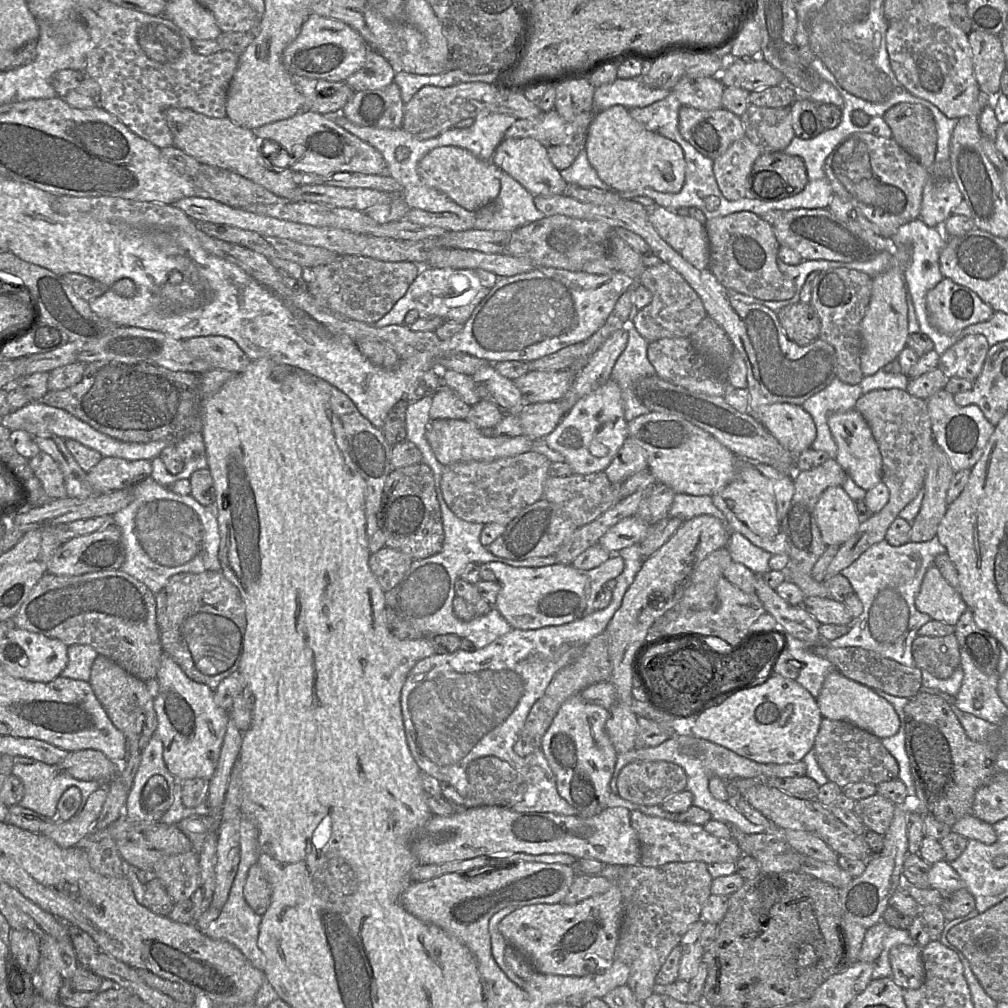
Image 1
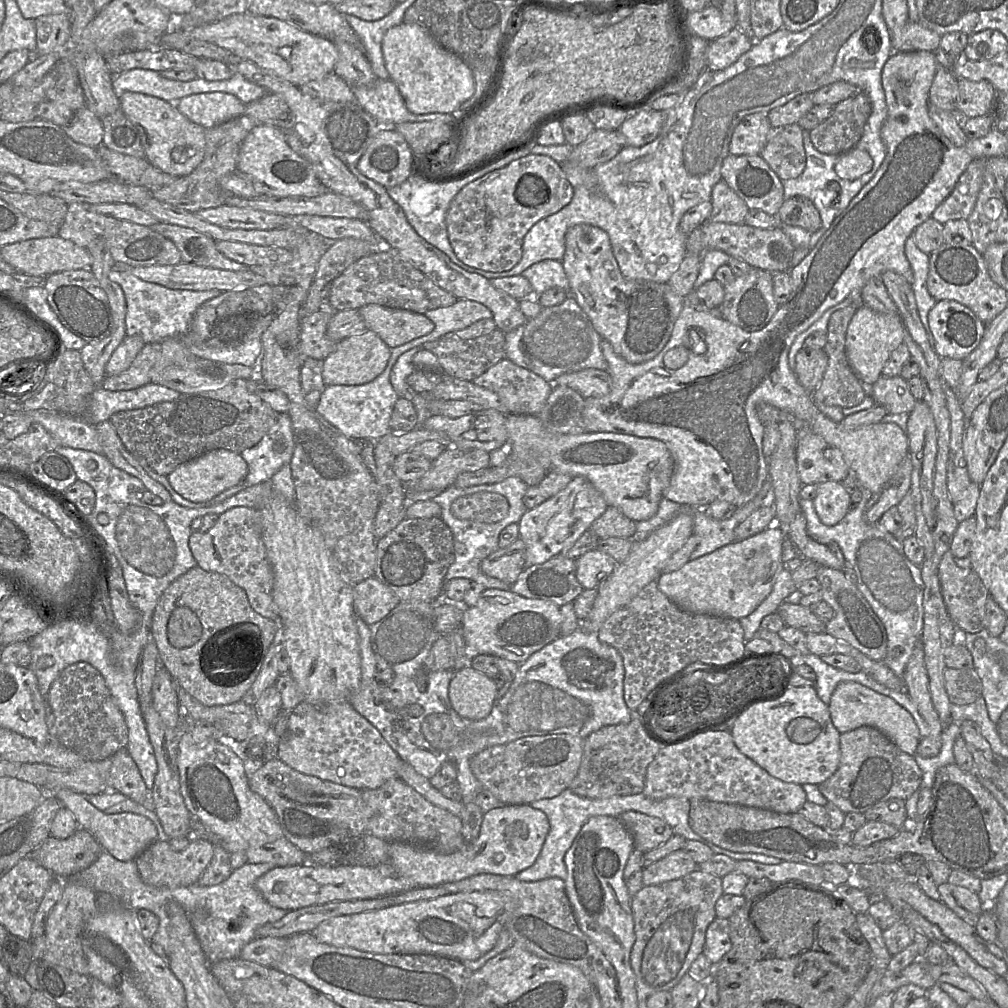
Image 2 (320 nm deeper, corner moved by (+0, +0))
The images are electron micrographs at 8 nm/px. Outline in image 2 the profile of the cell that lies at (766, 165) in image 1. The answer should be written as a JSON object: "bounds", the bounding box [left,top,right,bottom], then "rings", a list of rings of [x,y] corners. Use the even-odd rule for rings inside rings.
{"bounds":[776,196,822,232],"rings":[[[802,196],[785,199],[776,218],[782,226],[797,226],[810,232],[822,227],[818,210],[809,199]]]}

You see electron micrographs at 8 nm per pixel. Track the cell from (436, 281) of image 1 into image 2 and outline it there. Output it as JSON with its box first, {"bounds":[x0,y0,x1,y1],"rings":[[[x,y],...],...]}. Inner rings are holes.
{"bounds":[387,299,492,370],"rings":[[[457,299],[453,305],[448,307],[429,310],[424,315],[434,324],[433,331],[401,346],[392,348],[387,364],[390,370],[392,370],[398,358],[404,352],[414,347],[422,347],[426,342],[442,339],[447,333],[464,329],[479,320],[492,318],[492,313],[486,306],[464,299]]]}

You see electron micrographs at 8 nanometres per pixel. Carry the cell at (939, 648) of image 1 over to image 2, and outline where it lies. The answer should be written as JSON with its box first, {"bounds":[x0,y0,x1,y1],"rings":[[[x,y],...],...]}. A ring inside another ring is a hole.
{"bounds":[945,667,982,705],"rings":[[[946,667],[945,688],[952,704],[968,705],[982,696],[982,683],[975,670]]]}

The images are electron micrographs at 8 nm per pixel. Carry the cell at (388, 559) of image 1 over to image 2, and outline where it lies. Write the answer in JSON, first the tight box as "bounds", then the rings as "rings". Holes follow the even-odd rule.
{"bounds":[354,576,399,626],"rings":[[[375,576],[354,587],[355,610],[371,626],[385,617],[399,604],[398,596]]]}

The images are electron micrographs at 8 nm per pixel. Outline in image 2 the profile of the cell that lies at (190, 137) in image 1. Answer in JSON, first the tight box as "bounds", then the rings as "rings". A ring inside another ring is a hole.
{"bounds":[119,92,206,177],"rings":[[[125,92],[119,96],[120,109],[139,132],[148,162],[173,177],[191,174],[205,158],[206,129],[189,121],[175,104],[145,94]]]}

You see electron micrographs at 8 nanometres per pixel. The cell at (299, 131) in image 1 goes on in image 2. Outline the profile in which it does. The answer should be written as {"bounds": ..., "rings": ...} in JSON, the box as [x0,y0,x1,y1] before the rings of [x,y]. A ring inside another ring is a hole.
{"bounds":[236,124,327,197],"rings":[[[258,124],[248,133],[241,144],[236,171],[254,180],[257,197],[319,196],[327,192],[312,164],[288,145],[283,129],[271,125]]]}

